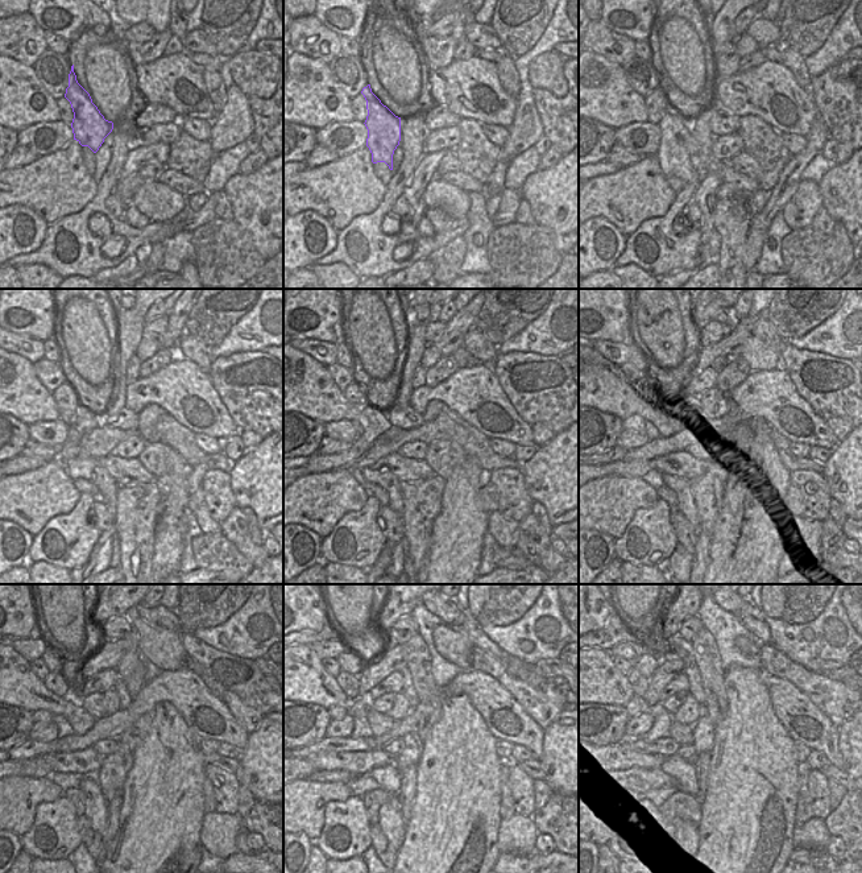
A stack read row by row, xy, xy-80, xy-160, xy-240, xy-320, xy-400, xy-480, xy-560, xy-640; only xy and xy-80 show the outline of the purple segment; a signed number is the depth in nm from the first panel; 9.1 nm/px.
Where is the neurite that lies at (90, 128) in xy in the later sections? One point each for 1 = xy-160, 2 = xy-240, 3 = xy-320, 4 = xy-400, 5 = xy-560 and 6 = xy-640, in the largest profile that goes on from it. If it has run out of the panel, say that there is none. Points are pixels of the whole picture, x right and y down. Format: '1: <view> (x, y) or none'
1: xy-160 (675, 161)
2: xy-240 (90, 468)
3: xy-320 (384, 478)
4: xy-400 (682, 487)
5: xy-560 (390, 820)
6: xy-640 (684, 838)

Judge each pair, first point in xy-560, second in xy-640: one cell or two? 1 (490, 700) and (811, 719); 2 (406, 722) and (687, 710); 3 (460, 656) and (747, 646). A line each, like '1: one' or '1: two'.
1: one
2: one
3: one

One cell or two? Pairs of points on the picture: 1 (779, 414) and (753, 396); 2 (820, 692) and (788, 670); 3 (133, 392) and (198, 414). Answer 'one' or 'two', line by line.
1: one
2: one
3: one

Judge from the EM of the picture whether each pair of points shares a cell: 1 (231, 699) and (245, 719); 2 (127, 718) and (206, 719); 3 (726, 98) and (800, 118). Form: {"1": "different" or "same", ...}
{"1": "same", "2": "same", "3": "same"}

